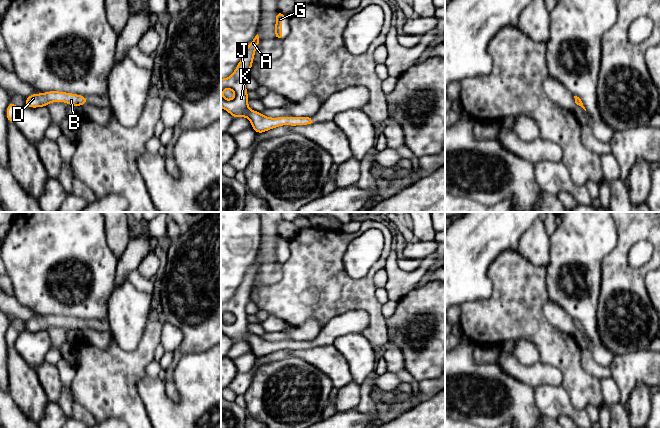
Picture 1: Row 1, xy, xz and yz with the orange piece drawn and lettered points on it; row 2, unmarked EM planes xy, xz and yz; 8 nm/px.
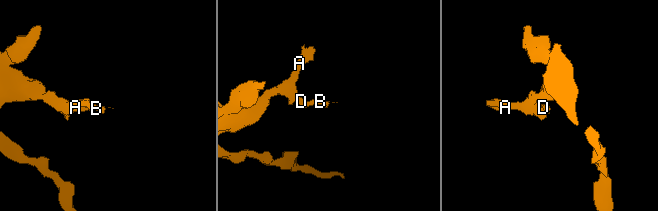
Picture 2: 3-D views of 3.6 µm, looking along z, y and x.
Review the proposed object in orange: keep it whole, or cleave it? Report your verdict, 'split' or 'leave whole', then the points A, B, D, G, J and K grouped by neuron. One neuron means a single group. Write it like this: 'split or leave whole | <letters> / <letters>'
leave whole | A B D G J K

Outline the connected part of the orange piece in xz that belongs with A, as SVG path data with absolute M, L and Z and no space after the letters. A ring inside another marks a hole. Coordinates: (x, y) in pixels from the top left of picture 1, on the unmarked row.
M258 258L247 269L245 276L239 285L233 298L228 302L221 303L221 331L230 337L234 343L239 341L247 341L252 349L253 354L257 357L264 357L270 353L289 349L299 350L313 347L309 341L292 341L284 340L271 342L266 341L262 337L248 332L248 314L245 311L246 304L251 300L251 290L254 284L255 275L259 268ZM224 313L231 313L235 317L235 321L227 324L222 320Z

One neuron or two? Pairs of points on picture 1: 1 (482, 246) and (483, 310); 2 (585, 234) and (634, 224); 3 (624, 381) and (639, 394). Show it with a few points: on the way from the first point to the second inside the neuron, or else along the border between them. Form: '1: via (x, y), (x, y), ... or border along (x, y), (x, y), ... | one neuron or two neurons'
1: border along (487, 275), (492, 293), (460, 304) | two neurons
2: border along (615, 222), (617, 243), (611, 251) | two neurons
3: border along (649, 386), (639, 383), (624, 405) | two neurons

